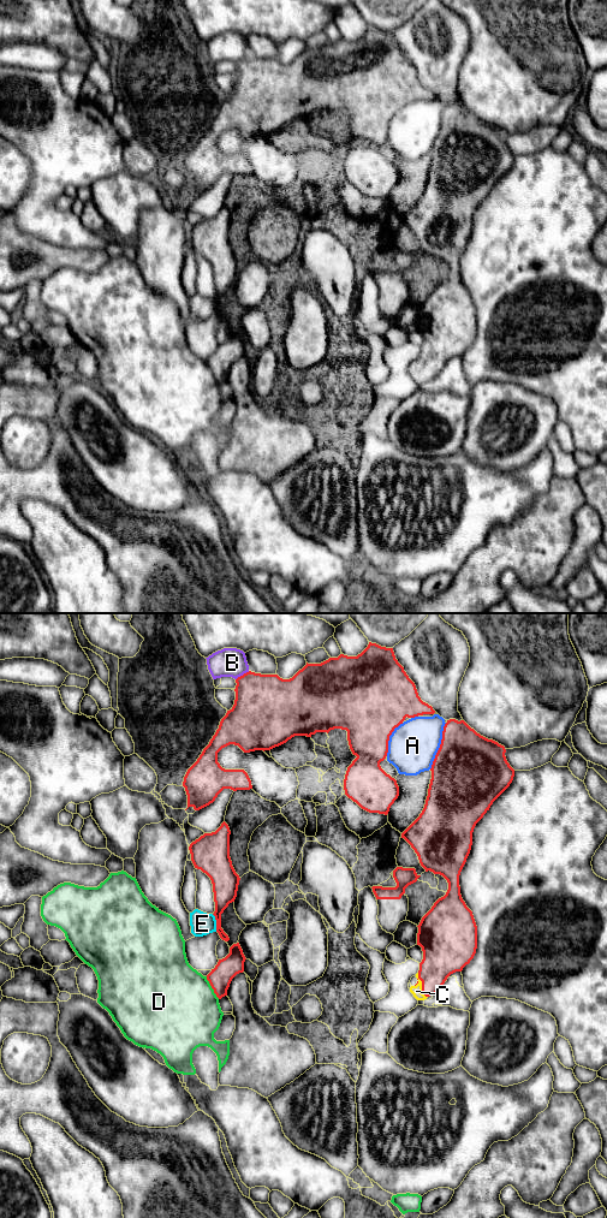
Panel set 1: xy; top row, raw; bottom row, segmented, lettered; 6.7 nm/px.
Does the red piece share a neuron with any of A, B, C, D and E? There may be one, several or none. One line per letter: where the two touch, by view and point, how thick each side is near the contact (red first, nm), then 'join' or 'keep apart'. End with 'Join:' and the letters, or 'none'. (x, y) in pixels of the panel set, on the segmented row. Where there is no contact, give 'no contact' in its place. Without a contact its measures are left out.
A: contact xy (440, 746); calibres 480 and 320 nm; keep apart
B: contact xy (243, 675); calibres 400 and 190 nm; keep apart
C: contact xy (422, 985); calibres 280 and 70 nm; join
D: contact xy (212, 987); calibres 150 and 500 nm; keep apart
E: contact xy (216, 922); calibres 170 and 160 nm; keep apart
Join: C

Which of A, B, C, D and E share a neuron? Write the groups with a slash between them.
A / B / C / D / E

